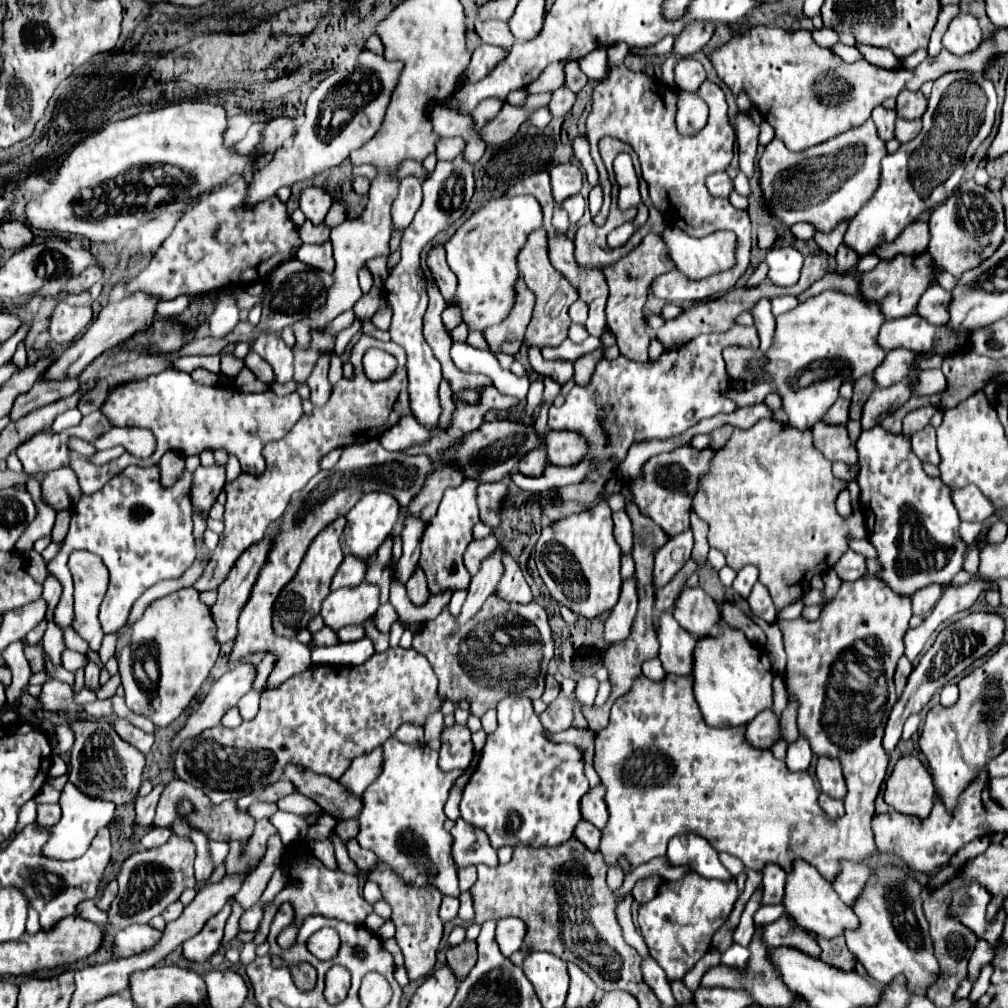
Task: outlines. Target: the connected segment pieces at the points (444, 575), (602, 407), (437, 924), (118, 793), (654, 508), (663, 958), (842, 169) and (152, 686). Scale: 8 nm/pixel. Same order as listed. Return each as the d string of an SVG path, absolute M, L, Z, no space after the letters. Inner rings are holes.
M463 480L461 486L449 488L439 504L435 518L425 526L423 540L421 540L419 566L423 568L427 582L429 582L429 590L433 594L441 592L445 588L459 590L459 588L469 586L471 576L469 576L467 568L463 566L463 552L465 552L467 544L471 542L473 526L479 522L479 512L477 512L477 504L475 504L475 488L477 488L477 484L471 484L471 480Z
M737 324L725 334L703 334L689 340L685 346L665 350L655 362L633 362L625 356L619 356L615 360L601 358L587 384L575 384L569 396L565 396L561 408L549 408L551 430L573 430L587 440L587 454L583 456L583 460L575 466L555 466L549 462L543 474L537 478L525 476L521 472L511 472L511 480L519 488L531 490L535 494L559 490L567 484L581 484L587 478L589 464L621 464L631 444L681 436L703 418L711 418L721 412L735 412L739 408L737 402L725 396L731 386L729 374L725 370L725 360L721 356L723 348L727 348L729 344L759 348L757 328Z
M377 862L377 866L369 874L369 880L379 884L383 898L389 902L389 906L393 910L391 920L397 926L395 938L405 956L405 970L409 974L409 980L415 982L415 980L427 976L435 966L435 954L437 954L437 948L439 948L439 942L443 936L443 922L439 920L441 892L431 886L423 886L423 888L405 886L399 880L399 876L395 876L395 872L391 872L387 868L387 864L383 864L383 862Z
M73 718L67 722L67 726L75 734L69 780L89 796L99 796L115 804L131 802L137 796L139 786L142 784L145 756L131 744L123 742L107 720Z
M689 444L651 458L645 464L645 476L629 482L631 492L635 494L635 504L639 506L643 516L649 516L655 524L663 528L667 536L677 536L681 532L689 530L689 514L691 514L691 502L699 488L699 480L707 470L711 468L711 460L715 456L713 448L697 450Z
M687 872L677 882L663 882L657 896L639 908L639 928L649 946L651 956L667 972L671 980L681 980L697 960L709 950L713 934L721 928L721 920L731 913L739 892L733 884L705 880L697 872Z
M867 120L859 128L851 128L827 140L825 144L817 144L803 152L791 152L779 138L773 138L765 146L765 152L759 160L761 186L765 192L765 200L769 202L771 214L789 226L797 222L811 222L819 232L831 232L839 222L853 220L861 206L873 198L879 188L881 160L885 156L885 142L879 138L873 120ZM829 158L831 164L837 164L837 182L827 180ZM807 160L815 160L815 176L811 176L809 180L795 180L793 176L797 176L797 168L801 168L801 164Z
M193 586L181 588L155 600L139 622L121 628L119 634L131 636L125 646L119 642L115 652L127 708L135 714L149 716L155 726L169 726L199 692L219 656L209 608L199 600L199 592Z

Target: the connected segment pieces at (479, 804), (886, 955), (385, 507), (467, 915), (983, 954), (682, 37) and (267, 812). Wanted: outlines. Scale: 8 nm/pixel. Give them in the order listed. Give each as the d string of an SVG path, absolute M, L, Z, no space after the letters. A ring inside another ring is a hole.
M527 696L503 698L497 716L499 728L487 736L479 766L463 790L461 818L485 830L495 848L543 848L567 842L581 820L579 802L589 790L583 774L583 750L575 744L551 742Z
M881 868L875 874L879 880L867 884L867 892L853 906L861 924L855 932L845 932L847 946L879 986L889 986L895 976L903 974L911 994L927 992L939 978L939 962L933 954L929 924L921 908L921 884L897 868Z
M367 492L347 514L347 554L371 558L379 544L391 534L401 514L401 506L389 492Z
M469 891L462 892L459 897L460 908L458 911L458 917L465 922L470 922L474 920L474 908L473 900L471 900L471 893Z
M981 940L975 946L975 956L971 956L971 968L969 968L969 978L971 980L979 978L981 966L985 966L987 962L991 962L995 958L995 952L997 952L997 948L991 942L987 942L987 940Z
M691 24L687 32L679 34L673 44L673 52L679 56L691 56L699 52L713 36L713 24Z
M253 802L247 812L251 812L249 816L253 820L259 820L259 818L271 818L271 814L277 812L277 806L275 804L263 804L263 802Z

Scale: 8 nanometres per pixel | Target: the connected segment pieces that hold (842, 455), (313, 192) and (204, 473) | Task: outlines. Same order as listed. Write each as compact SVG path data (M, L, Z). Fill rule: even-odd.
M815 424L813 426L813 440L815 440L815 448L821 450L821 454L831 460L831 462L847 462L847 464L855 464L857 452L855 446L849 440L847 434L847 426L845 424Z
M305 188L303 194L301 194L301 202L299 202L299 208L303 210L303 214L315 222L315 224L321 224L327 210L331 208L333 200L331 196L321 190L321 188Z
M199 466L193 472L193 484L189 488L193 510L207 514L211 510L211 506L215 504L219 492L223 490L223 486L225 486L225 468Z

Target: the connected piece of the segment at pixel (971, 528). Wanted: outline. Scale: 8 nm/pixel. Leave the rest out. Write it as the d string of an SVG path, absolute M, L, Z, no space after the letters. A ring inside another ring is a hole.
M961 522L961 538L971 546L973 542L975 542L975 538L979 536L979 532L981 532L981 528L983 528L983 524L969 524L969 522Z

